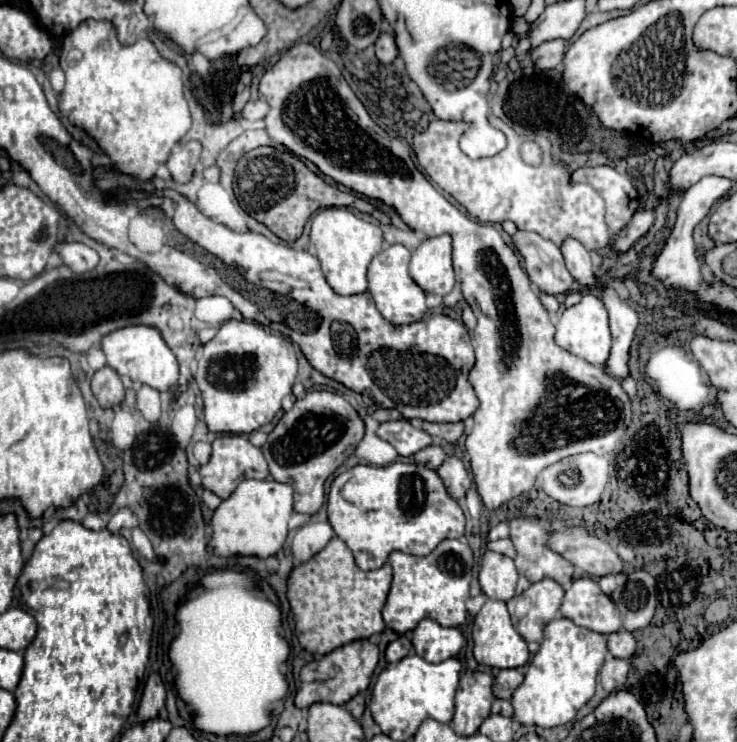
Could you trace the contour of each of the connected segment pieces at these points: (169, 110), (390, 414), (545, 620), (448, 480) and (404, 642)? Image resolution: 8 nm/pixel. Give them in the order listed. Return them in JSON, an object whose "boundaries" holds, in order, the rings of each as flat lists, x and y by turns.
{"boundaries":[[[96,19,80,23,66,35,60,53,60,67,66,73,66,85,58,97,60,111,98,141,118,171,140,179,154,177,158,165,168,161,172,147,188,133,192,125,190,109,184,99,182,69,176,63,166,61,148,37,142,37,132,45,120,45,112,23]],[[376,409,374,415,372,415,376,421,398,421,402,419,402,415,396,411,396,409]],[[546,577,538,583,532,583,522,595,516,595,508,601,508,611,518,633,526,641,542,641,544,627,558,617,562,605,564,587]],[[446,457,446,461,440,465,438,469,438,475,442,477,448,493,454,497,454,499,460,499,464,497,466,489,470,487,470,477,468,477,468,471,464,467,464,463,458,459,458,457]],[[400,635,396,641,392,641,386,649,386,661,394,663,400,661,402,657,406,657,412,651,412,641,406,635]]]}

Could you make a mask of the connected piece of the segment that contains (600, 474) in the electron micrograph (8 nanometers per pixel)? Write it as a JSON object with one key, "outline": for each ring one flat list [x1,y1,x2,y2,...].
{"outline":[[580,453,566,457,540,473,540,485,552,499,572,505,572,507,586,507,600,501,604,487,608,485,608,461,594,453]]}

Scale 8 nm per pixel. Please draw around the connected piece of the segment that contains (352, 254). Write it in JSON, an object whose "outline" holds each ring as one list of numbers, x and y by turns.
{"outline":[[330,207,322,209,314,215,310,241,316,247,316,257,320,259,322,273,328,285,338,295,356,295,366,291,366,269,376,253,382,251,384,239,382,229,374,223,358,219,346,207]]}

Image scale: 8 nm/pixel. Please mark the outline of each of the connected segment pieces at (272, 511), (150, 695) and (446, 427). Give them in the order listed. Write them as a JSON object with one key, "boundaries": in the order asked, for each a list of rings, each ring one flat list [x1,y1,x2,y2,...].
{"boundaries":[[[246,479,236,491,224,499,212,517,212,541,210,551,214,555,276,555,288,535,288,521,294,513,294,489,290,483,278,483,268,479]],[[150,671,142,699,140,699,140,705,138,705,138,719,146,721,146,719,156,717,162,711,164,703,166,703,164,683,162,683,158,671]],[[424,421,422,429,426,433,430,433,432,437,444,439,448,443,456,443,464,435,464,423,462,421,458,421,458,423,428,423,428,421]]]}

